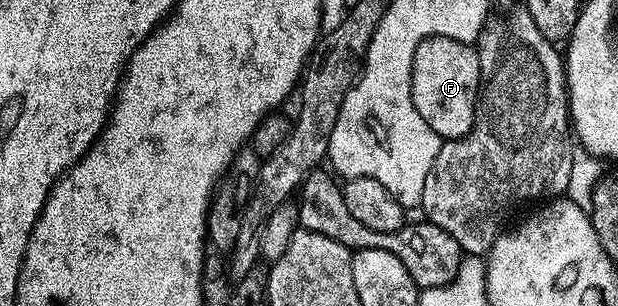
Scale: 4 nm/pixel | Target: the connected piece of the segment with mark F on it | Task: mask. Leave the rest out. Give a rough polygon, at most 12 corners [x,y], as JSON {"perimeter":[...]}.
{"perimeter":[[431,36],[413,54],[417,114],[445,140],[475,121],[479,53]]}

